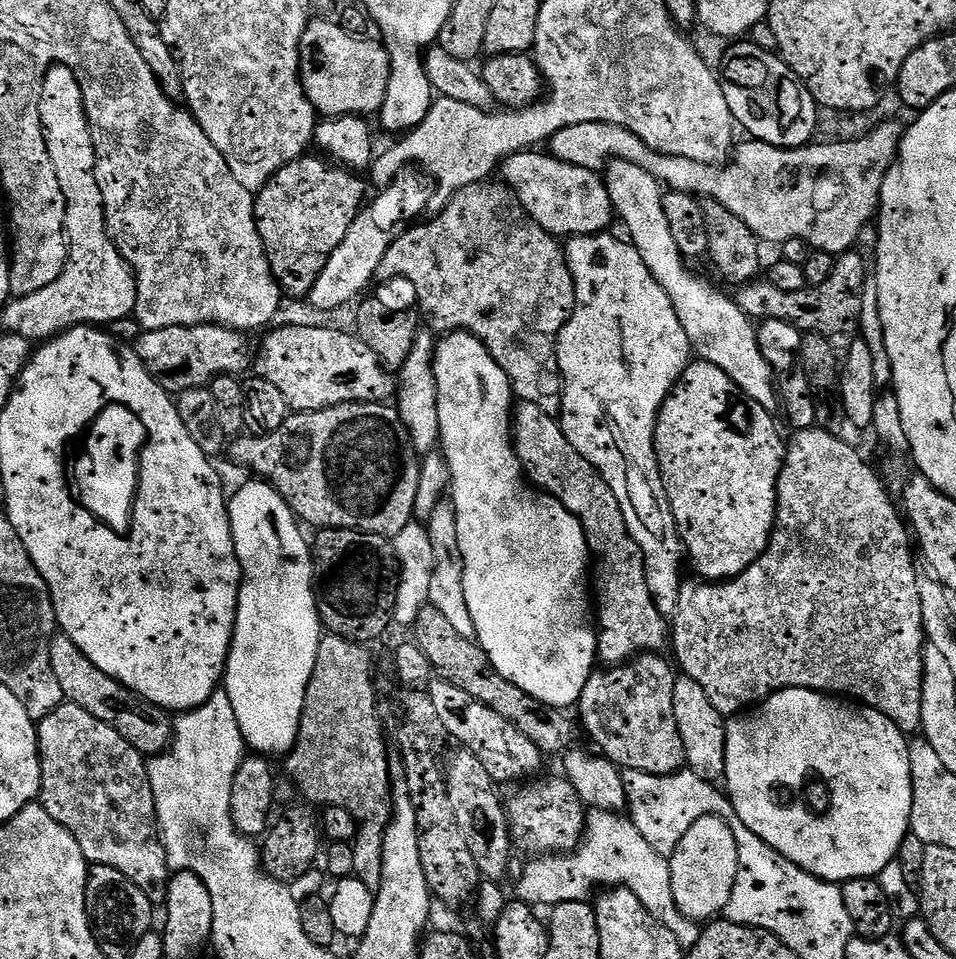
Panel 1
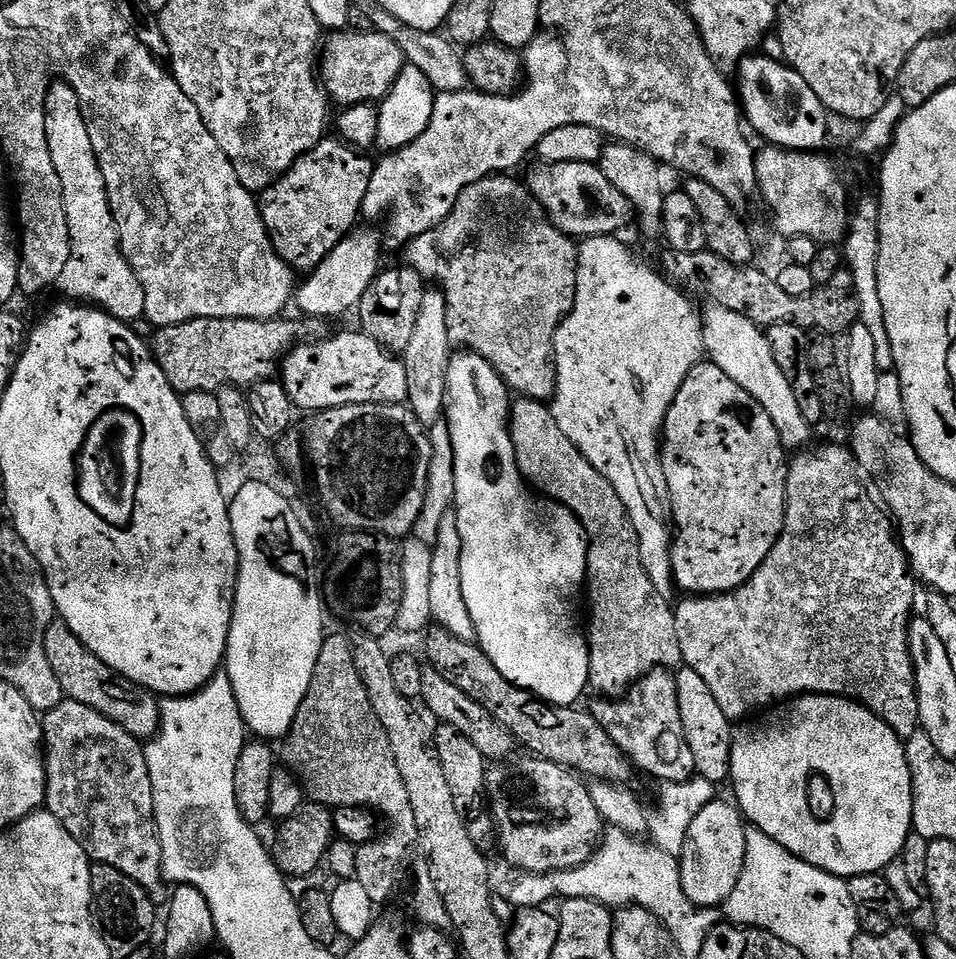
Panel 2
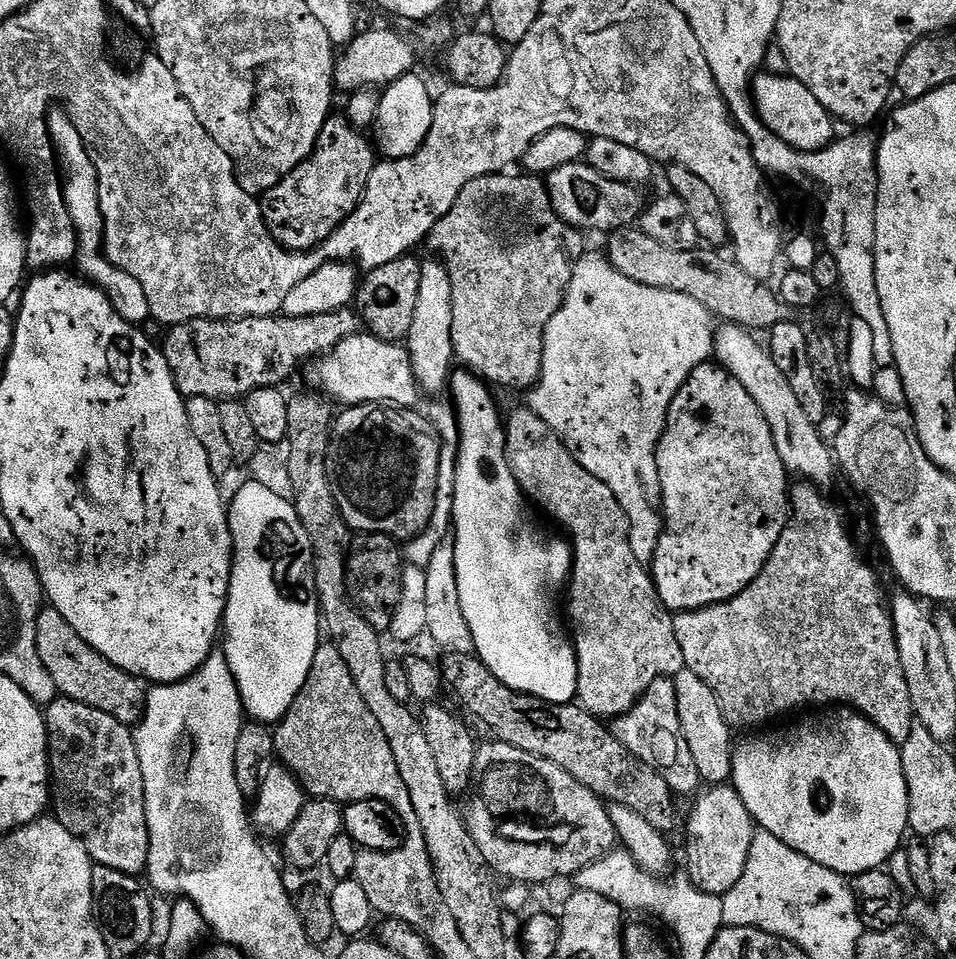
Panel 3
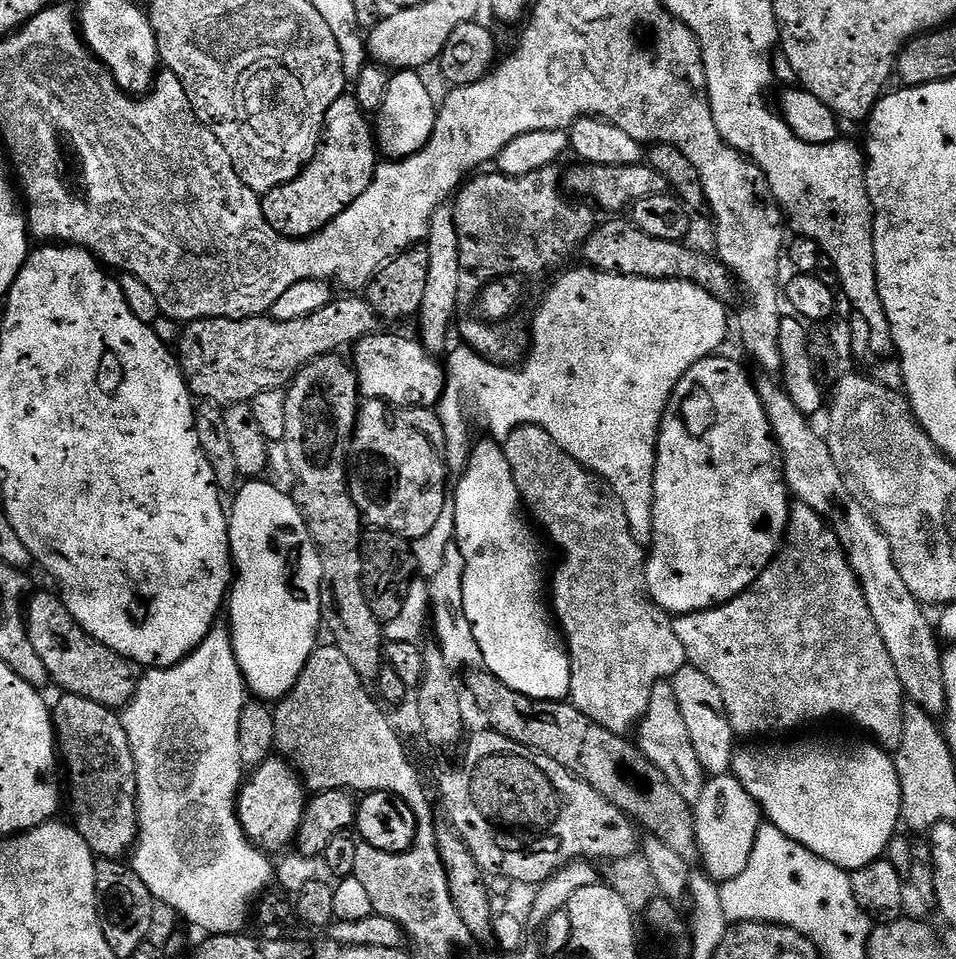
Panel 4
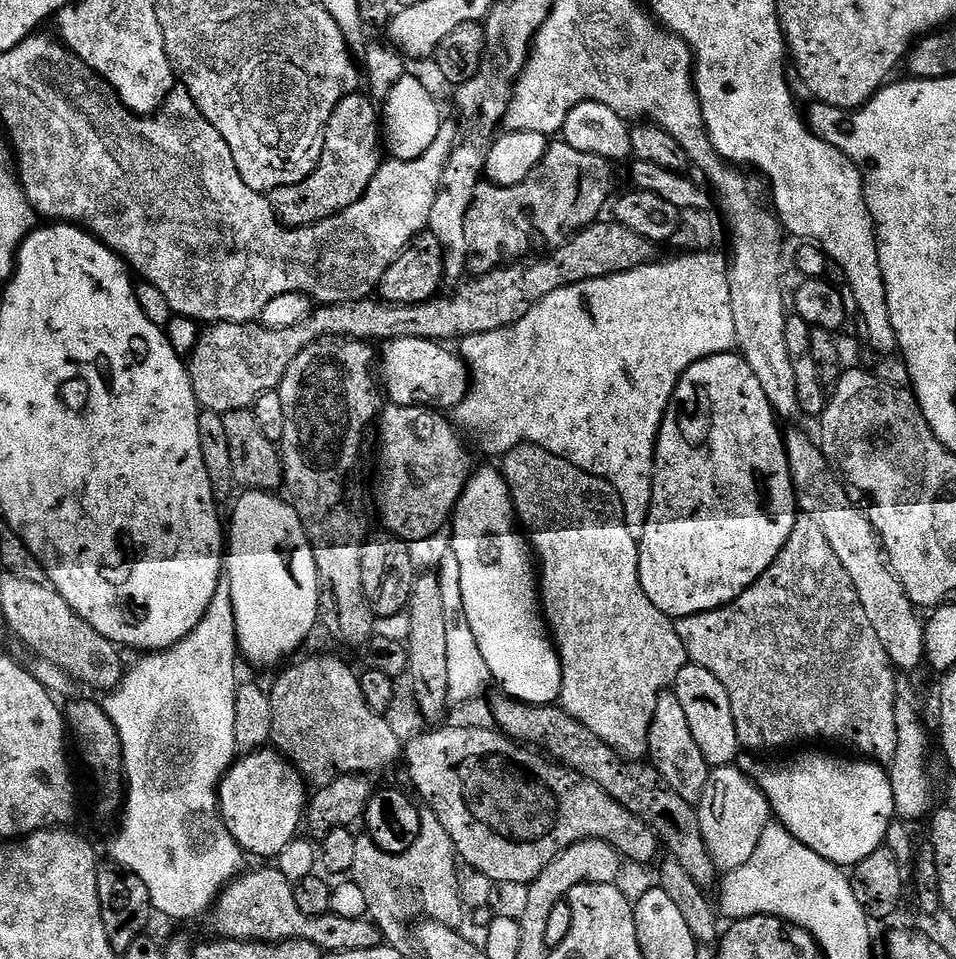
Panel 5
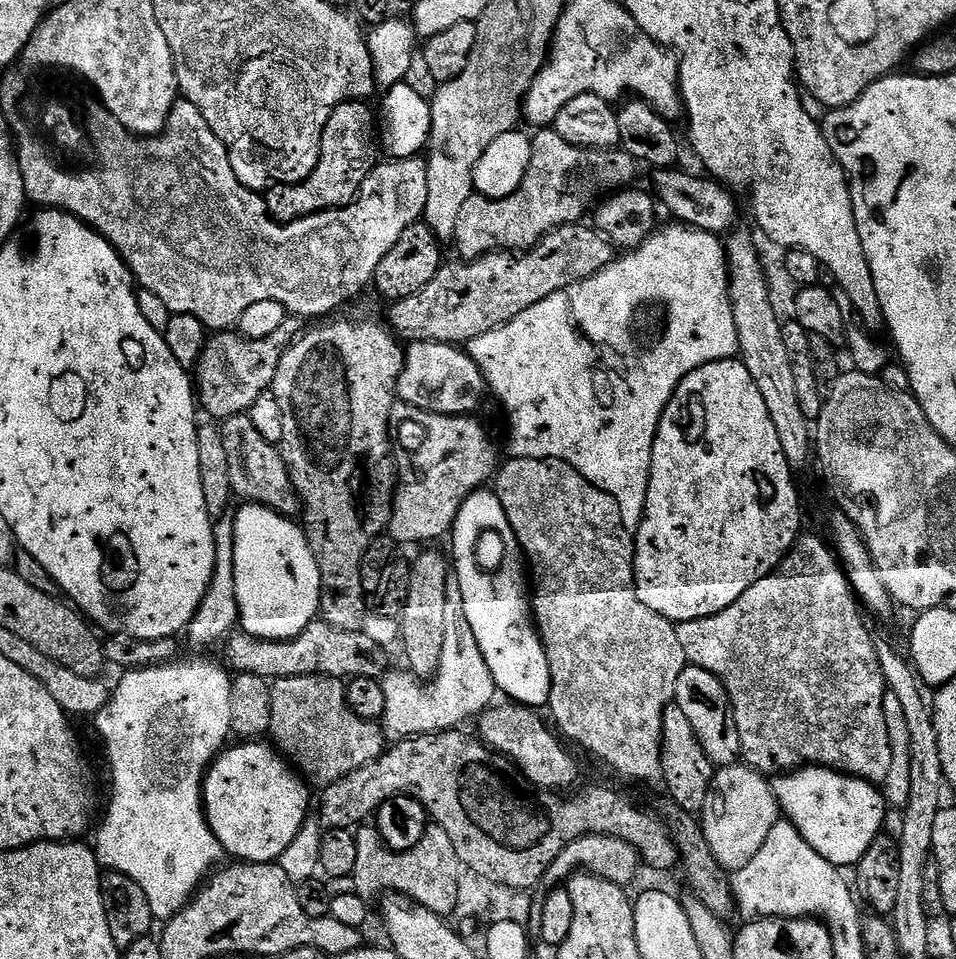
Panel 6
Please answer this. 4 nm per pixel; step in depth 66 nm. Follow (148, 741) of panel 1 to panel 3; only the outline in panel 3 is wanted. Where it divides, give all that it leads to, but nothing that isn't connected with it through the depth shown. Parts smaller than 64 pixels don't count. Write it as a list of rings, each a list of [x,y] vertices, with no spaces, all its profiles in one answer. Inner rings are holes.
[[[51,606],[43,608],[38,618],[38,658],[50,670],[50,678],[54,678],[61,697],[94,706],[94,710],[102,710],[102,714],[110,714],[110,718],[118,718],[118,722],[129,726],[139,724],[144,717],[145,685],[126,670],[114,666],[114,662],[102,658],[94,646],[82,642],[78,630]]]

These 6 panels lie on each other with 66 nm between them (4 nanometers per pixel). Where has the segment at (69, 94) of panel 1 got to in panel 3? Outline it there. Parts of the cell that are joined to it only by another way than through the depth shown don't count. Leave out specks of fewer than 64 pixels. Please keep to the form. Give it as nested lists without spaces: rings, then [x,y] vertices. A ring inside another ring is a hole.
[[[53,106],[48,110],[48,133],[52,139],[52,149],[56,151],[63,180],[66,210],[76,227],[78,247],[74,257],[75,267],[80,267],[78,272],[83,279],[96,285],[111,298],[112,305],[126,322],[143,325],[143,320],[147,321],[150,317],[150,302],[146,302],[146,290],[142,290],[140,283],[135,278],[130,278],[130,274],[118,270],[118,266],[114,266],[104,254],[106,233],[104,215],[100,209],[100,175],[90,158],[86,142],[82,134],[78,134],[78,126],[74,126],[74,122],[60,106]]]

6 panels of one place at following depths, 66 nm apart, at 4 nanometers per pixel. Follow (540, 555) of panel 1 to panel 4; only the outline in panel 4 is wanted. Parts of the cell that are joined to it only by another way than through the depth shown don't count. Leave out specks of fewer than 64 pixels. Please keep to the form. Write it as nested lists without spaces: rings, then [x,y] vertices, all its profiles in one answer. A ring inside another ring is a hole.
[[[484,438],[477,448],[475,445],[471,449],[468,465],[464,467],[459,480],[460,485],[457,488],[455,485],[454,488],[454,542],[462,550],[462,598],[466,606],[466,618],[470,618],[470,626],[478,642],[478,650],[482,650],[483,667],[518,694],[535,700],[563,701],[570,690],[568,649],[546,603],[546,576],[544,580],[544,568],[540,565],[540,544],[536,541],[535,534],[528,529],[529,521],[521,511],[522,501],[518,494],[518,486],[514,482],[510,462],[506,462],[503,447],[491,438]]]

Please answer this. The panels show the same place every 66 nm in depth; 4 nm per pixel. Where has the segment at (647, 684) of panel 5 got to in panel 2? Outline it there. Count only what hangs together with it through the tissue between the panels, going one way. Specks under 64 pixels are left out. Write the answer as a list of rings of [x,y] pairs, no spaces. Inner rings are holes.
[[[523,398],[513,399],[510,404],[510,427],[512,429],[512,441],[514,442],[514,454],[516,455],[518,466],[520,467],[521,476],[524,477],[525,481],[527,481],[537,493],[543,494],[547,499],[554,500],[556,503],[566,506],[571,510],[582,522],[582,526],[588,535],[586,600],[588,596],[589,602],[592,603],[592,621],[590,621],[589,624],[587,621],[586,635],[588,638],[588,649],[590,650],[590,674],[588,675],[588,682],[591,691],[596,691],[596,694],[604,698],[619,698],[623,696],[633,684],[638,683],[642,677],[646,674],[650,674],[654,669],[675,669],[682,661],[682,646],[678,646],[678,630],[674,626],[676,614],[673,605],[670,603],[669,597],[658,594],[658,590],[654,590],[654,582],[650,582],[650,578],[642,566],[640,540],[636,536],[634,526],[626,514],[626,506],[622,506],[622,498],[618,498],[618,490],[614,490],[614,486],[610,486],[610,482],[606,482],[606,478],[602,478],[602,474],[598,474],[598,470],[594,470],[594,466],[590,466],[590,462],[586,462],[586,458],[580,453],[578,446],[574,446],[574,442],[570,442],[570,438],[566,438],[566,434],[562,434],[562,430],[558,430],[558,422],[554,422],[554,414],[552,413],[551,407],[549,407],[545,401],[525,400]]]

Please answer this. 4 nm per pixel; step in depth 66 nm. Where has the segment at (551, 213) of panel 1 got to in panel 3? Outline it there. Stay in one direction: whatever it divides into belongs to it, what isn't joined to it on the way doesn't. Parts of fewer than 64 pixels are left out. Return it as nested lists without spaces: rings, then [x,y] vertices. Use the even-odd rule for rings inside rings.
[[[586,162],[558,166],[558,170],[547,173],[546,183],[552,199],[552,208],[571,228],[579,228],[585,233],[604,232],[611,234],[620,228],[633,227],[639,221],[646,207],[646,199],[639,187],[623,184],[604,176]]]

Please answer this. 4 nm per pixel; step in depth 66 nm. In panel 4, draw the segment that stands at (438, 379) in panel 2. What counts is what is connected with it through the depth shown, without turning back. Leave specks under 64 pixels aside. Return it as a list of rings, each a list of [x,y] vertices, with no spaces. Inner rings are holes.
[[[451,207],[439,208],[428,227],[426,247],[430,254],[430,270],[426,274],[426,295],[418,313],[420,333],[418,339],[429,354],[440,358],[449,351],[448,339],[454,336],[452,315],[460,304],[460,236],[456,233],[456,218]]]

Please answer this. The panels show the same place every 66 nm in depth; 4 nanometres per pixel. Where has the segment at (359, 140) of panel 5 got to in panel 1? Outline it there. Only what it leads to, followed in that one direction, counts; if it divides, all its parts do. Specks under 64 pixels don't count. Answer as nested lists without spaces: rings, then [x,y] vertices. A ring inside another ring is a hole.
[[[305,154],[282,166],[282,170],[278,170],[278,174],[254,196],[256,229],[276,283],[285,297],[309,296],[318,276],[326,270],[330,254],[342,246],[346,230],[350,230],[354,218],[366,204],[364,184],[355,171],[312,155]]]

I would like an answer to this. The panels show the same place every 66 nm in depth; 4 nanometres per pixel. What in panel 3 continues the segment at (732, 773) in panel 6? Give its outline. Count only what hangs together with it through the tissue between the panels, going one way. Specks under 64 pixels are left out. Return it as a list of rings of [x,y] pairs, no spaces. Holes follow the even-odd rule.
[[[731,786],[709,787],[707,790],[701,791],[695,800],[696,805],[693,806],[692,813],[688,816],[688,865],[686,865],[686,871],[688,877],[702,891],[724,898],[744,878],[746,858],[750,858],[750,846],[758,828],[750,810],[744,805],[736,789]]]

